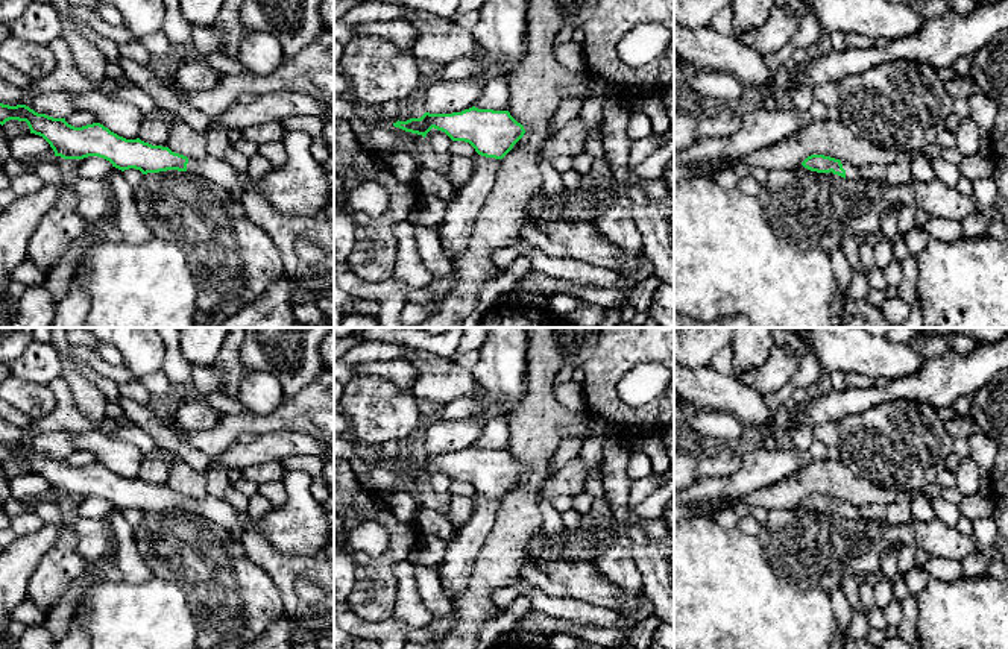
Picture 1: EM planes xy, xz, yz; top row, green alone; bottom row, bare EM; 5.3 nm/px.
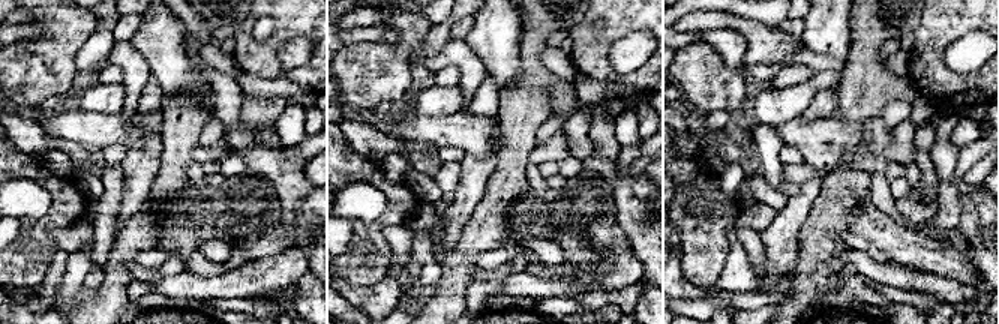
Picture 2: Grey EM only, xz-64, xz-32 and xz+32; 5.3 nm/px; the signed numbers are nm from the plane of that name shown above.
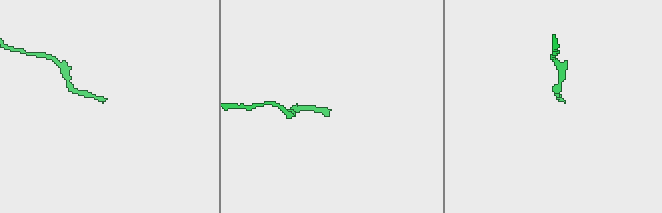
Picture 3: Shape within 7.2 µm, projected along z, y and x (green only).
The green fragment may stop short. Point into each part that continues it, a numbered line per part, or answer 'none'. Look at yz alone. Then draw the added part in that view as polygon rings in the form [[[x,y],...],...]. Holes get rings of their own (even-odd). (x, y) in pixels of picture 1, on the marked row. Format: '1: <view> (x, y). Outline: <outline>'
1: yz (852, 172). Outline: [[[841,161],[841,164],[843,164],[843,168],[846,170],[846,179],[853,180],[853,179],[859,177],[859,168],[856,168],[852,164],[844,162],[844,161]]]

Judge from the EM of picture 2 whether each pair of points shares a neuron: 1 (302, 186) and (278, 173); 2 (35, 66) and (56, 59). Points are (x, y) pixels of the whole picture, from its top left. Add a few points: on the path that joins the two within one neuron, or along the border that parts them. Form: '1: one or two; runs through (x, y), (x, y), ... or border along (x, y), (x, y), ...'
1: one; runs through (296, 186), (284, 174)
2: one; runs through (39, 63), (51, 59)

